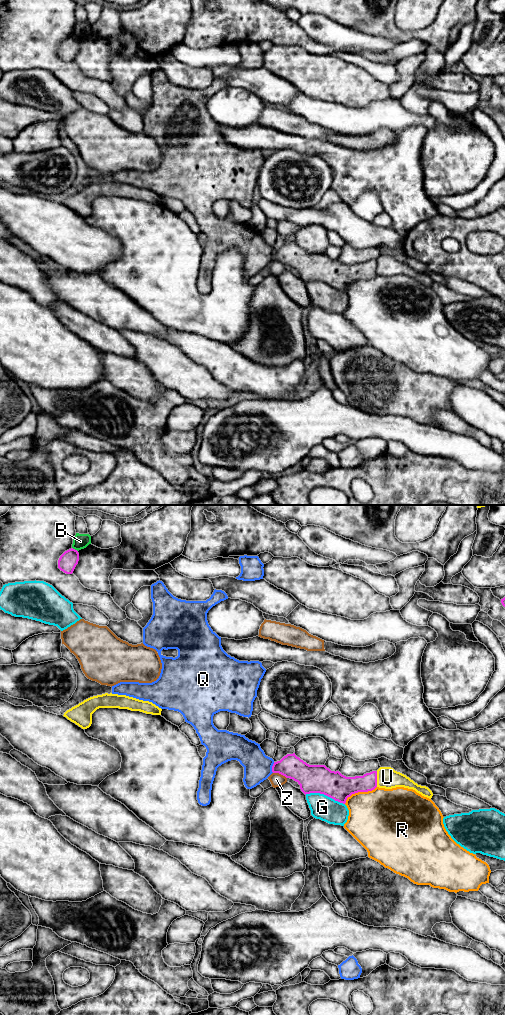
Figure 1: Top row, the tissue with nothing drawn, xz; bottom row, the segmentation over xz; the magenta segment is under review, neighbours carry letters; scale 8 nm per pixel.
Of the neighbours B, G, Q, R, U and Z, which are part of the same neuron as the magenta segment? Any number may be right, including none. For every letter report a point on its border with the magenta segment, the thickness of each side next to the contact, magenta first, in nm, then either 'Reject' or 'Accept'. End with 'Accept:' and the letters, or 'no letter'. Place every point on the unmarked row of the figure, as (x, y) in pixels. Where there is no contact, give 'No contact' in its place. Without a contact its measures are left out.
B: Touches magenta at xz (74, 37). Thickness 150 nm (magenta) against 120 nm. Reject
G: Touches magenta at xz (325, 282). Thickness 220 nm (magenta) against 200 nm. Reject
Q: Touches magenta at xz (272, 255). Thickness 190 nm (magenta) against 220 nm. Accept
R: Touches magenta at xz (359, 279). Thickness 220 nm (magenta) against 440 nm. Reject
U: Touches magenta at xz (376, 267). Thickness 160 nm (magenta) against 170 nm. Reject
Z: Touches magenta at xz (280, 261). Thickness 200 nm (magenta) against 110 nm. Reject
Accept: Q

